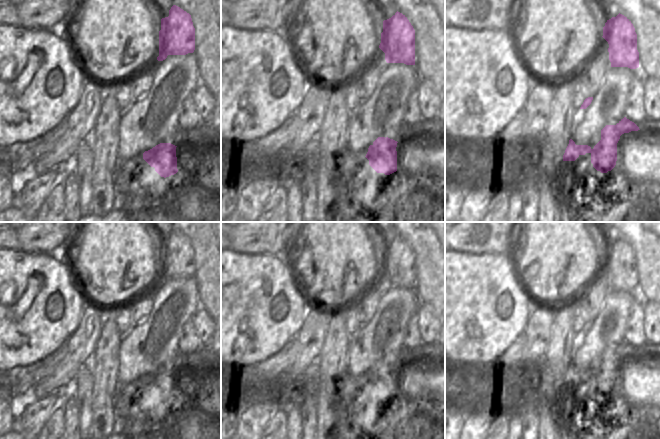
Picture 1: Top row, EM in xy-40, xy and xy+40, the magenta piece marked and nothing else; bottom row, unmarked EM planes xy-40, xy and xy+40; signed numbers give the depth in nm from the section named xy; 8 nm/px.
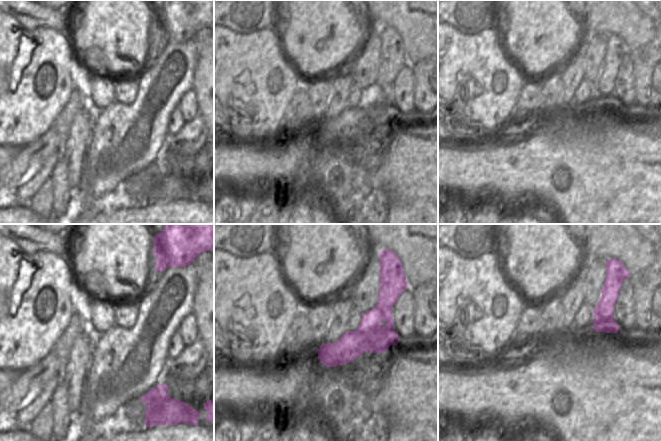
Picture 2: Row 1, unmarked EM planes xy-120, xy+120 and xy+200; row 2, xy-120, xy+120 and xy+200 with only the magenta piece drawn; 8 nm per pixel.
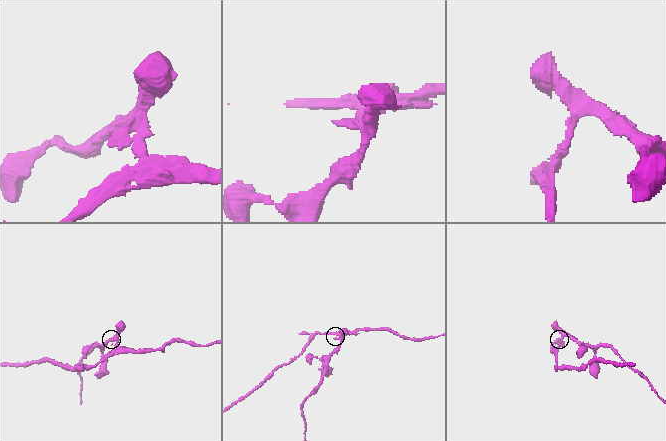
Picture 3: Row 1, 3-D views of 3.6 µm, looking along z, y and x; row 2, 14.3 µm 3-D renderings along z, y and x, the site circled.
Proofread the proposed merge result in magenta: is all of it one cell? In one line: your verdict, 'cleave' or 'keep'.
cleave

